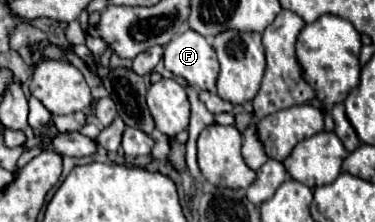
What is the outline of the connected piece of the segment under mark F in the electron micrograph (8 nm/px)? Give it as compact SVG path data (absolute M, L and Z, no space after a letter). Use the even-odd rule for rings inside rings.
M193 29L177 35L165 45L165 69L173 75L185 79L189 85L199 89L215 91L215 81L219 75L219 61L213 47L203 35Z

